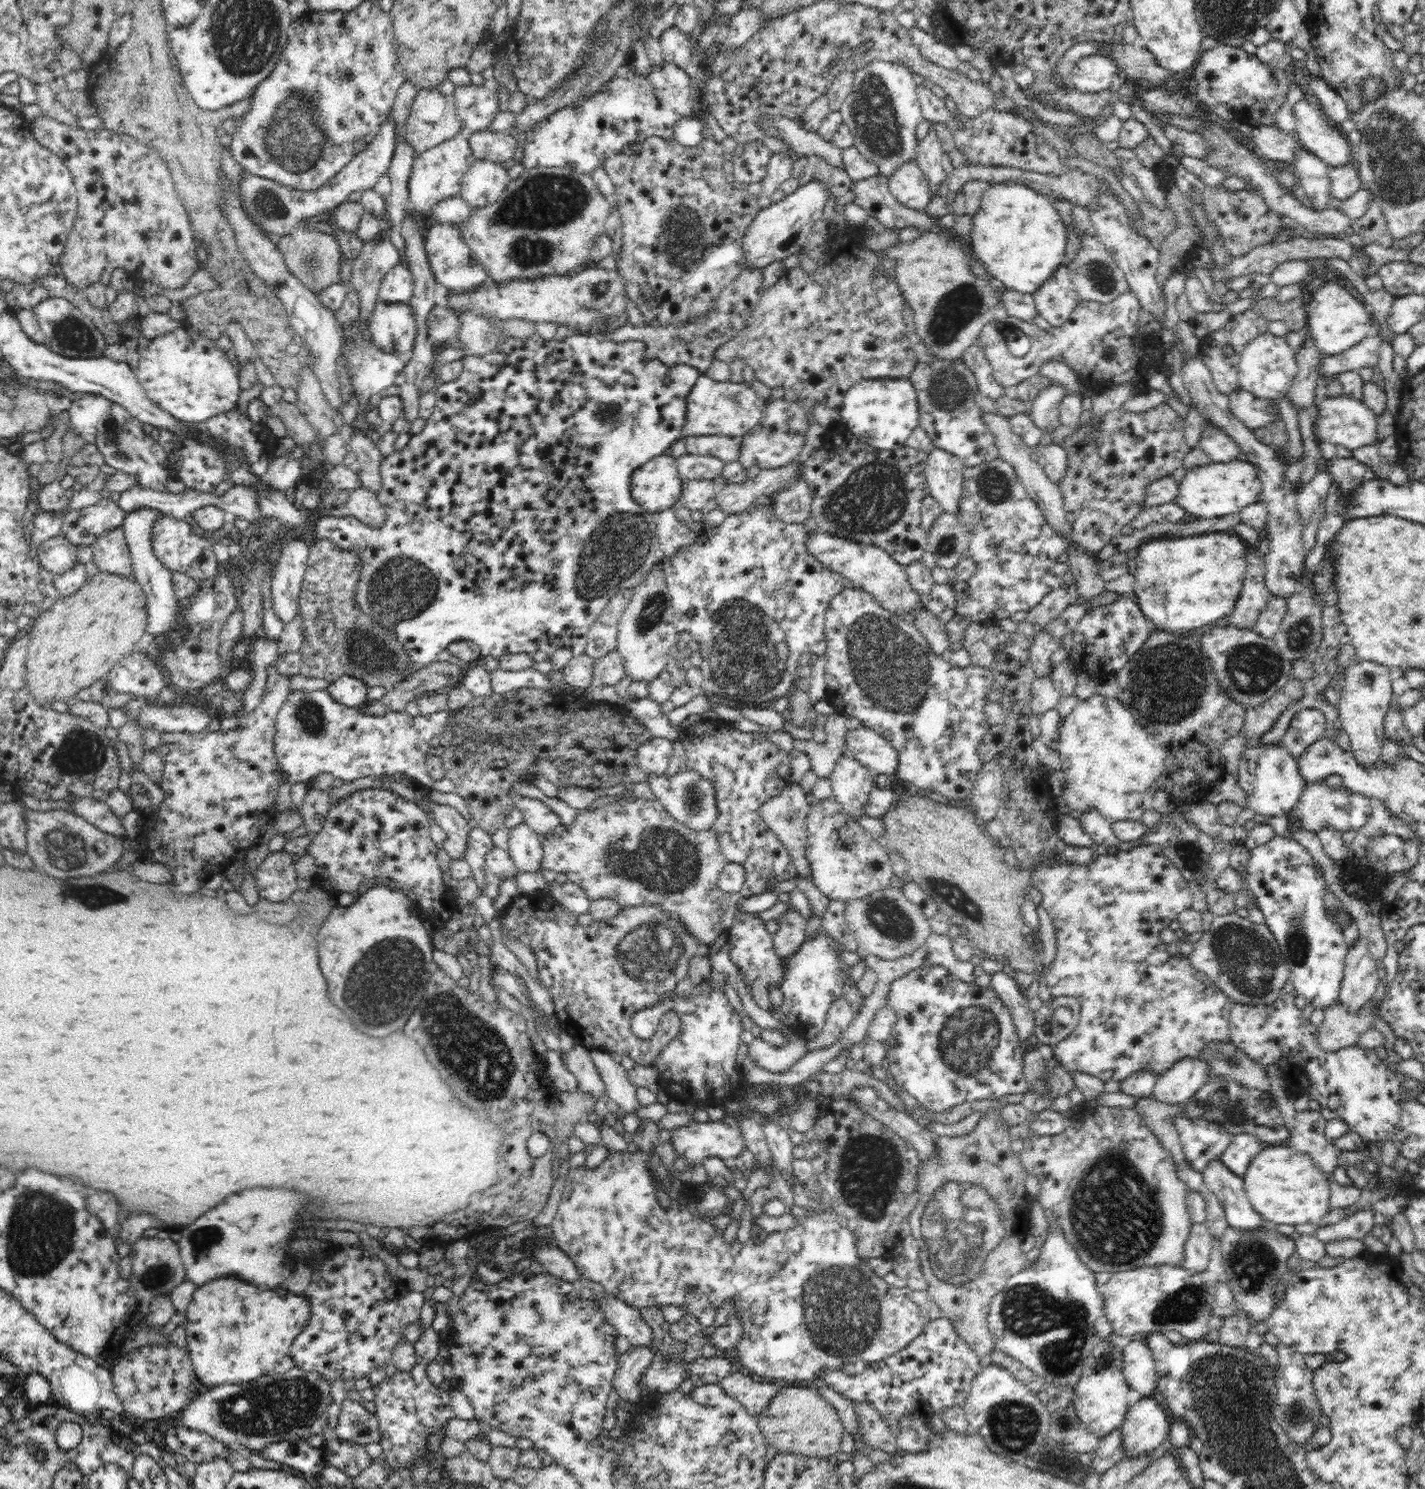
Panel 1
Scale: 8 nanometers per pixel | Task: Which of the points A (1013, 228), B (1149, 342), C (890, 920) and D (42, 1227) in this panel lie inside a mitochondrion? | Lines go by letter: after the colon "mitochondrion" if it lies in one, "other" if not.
A: other
B: other
C: mitochondrion
D: mitochondrion

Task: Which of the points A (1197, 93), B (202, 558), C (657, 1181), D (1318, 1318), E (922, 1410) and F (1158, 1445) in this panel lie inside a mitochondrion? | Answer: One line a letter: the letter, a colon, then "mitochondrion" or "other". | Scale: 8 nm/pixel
A: other
B: other
C: other
D: other
E: other
F: other

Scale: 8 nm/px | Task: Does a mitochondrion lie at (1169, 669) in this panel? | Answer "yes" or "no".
yes

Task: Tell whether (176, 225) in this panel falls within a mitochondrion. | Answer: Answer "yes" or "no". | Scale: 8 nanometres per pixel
no

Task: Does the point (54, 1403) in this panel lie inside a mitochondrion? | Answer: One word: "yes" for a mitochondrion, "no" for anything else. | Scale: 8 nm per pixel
no

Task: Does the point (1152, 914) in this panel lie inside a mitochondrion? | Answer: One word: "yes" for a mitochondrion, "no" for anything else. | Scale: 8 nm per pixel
no

